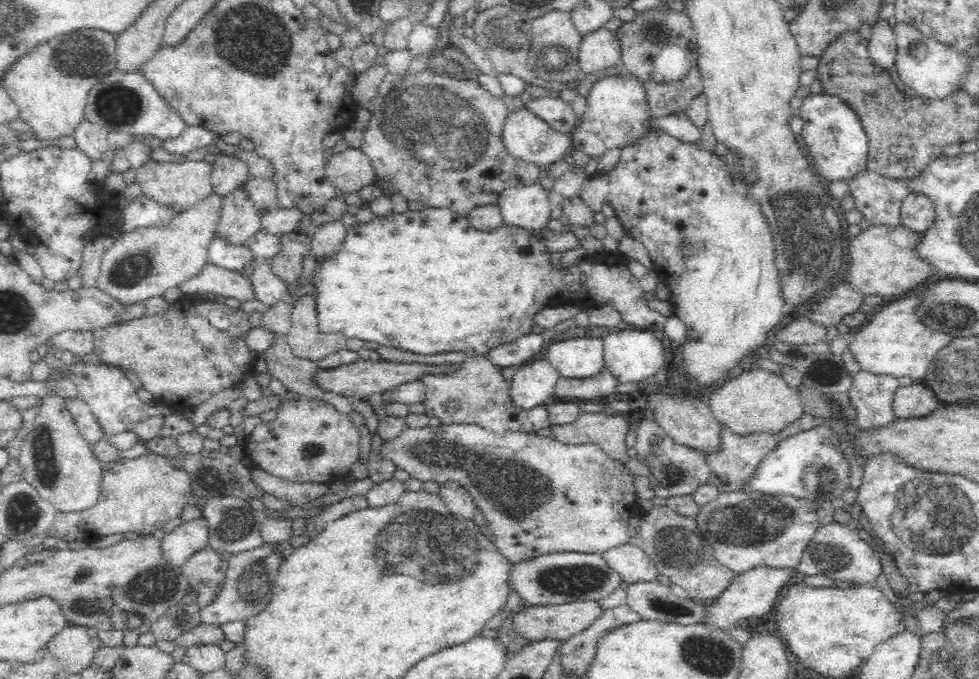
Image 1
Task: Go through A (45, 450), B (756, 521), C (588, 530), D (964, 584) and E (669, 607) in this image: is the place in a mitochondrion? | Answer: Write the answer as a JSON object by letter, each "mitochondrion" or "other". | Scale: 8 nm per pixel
{"A":"mitochondrion","B":"mitochondrion","C":"other","D":"other","E":"mitochondrion"}

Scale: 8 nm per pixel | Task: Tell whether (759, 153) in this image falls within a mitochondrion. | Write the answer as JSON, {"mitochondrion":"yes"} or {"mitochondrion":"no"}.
{"mitochondrion":"no"}

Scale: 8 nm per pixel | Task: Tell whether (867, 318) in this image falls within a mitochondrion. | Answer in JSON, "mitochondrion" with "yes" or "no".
{"mitochondrion":"no"}

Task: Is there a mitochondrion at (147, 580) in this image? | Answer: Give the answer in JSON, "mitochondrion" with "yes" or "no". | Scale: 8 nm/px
{"mitochondrion":"yes"}

